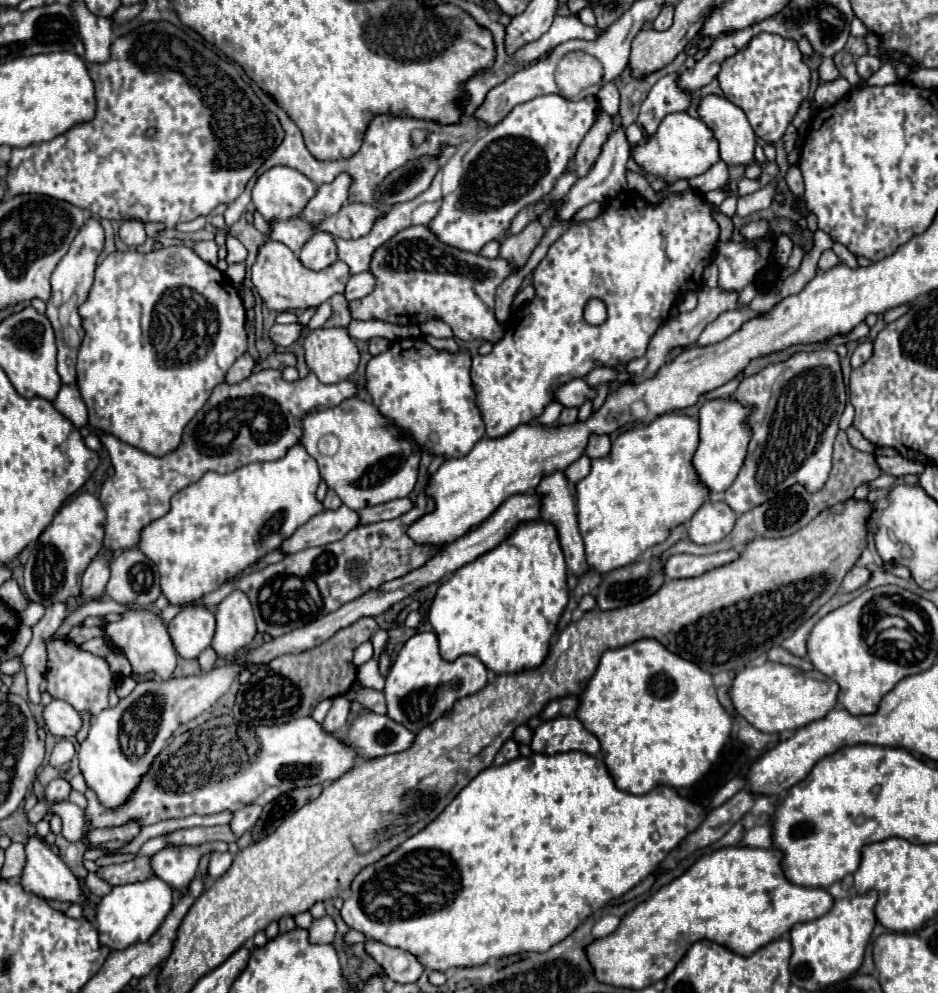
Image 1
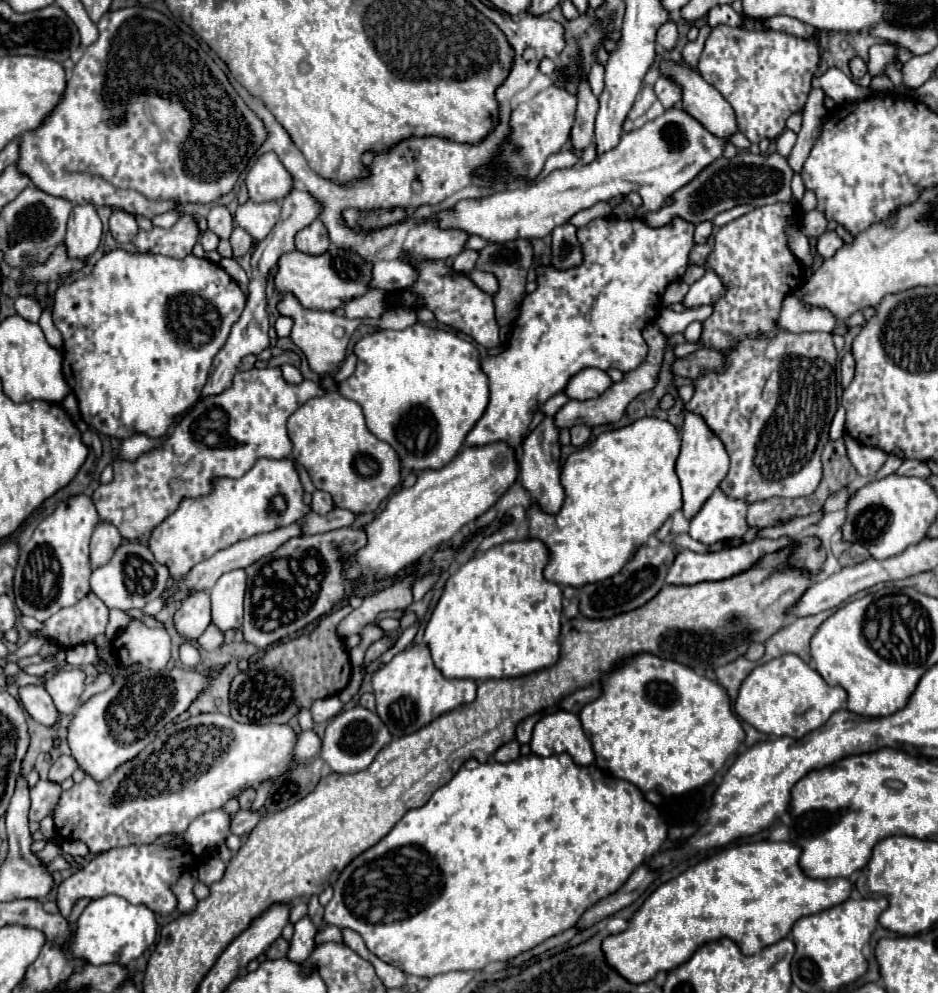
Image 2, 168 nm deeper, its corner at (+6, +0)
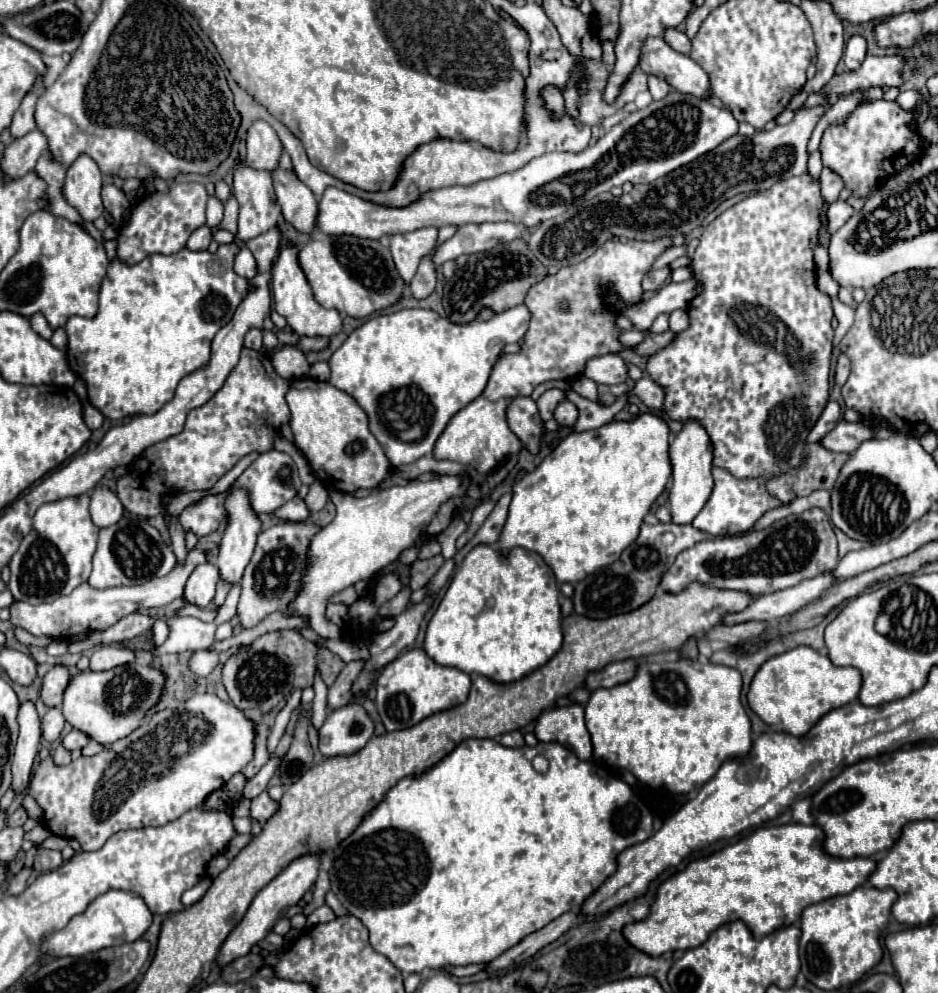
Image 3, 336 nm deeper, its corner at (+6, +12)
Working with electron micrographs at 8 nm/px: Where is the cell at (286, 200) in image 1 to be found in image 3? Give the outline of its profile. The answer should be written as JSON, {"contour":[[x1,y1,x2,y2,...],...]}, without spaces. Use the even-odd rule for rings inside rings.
{"contour":[[256,120,246,134,246,162,254,170,272,172,278,166,278,158,282,152,282,142,278,142,278,134,274,134,272,126]]}

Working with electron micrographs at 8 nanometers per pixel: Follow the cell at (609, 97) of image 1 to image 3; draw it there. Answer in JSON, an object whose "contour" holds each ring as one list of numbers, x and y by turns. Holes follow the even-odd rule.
{"contour":[[586,34,586,36,582,36,582,42,580,42,580,46,582,46,582,54,584,56,590,56,590,58,600,58,600,44,598,44,598,40,592,36,592,34]]}

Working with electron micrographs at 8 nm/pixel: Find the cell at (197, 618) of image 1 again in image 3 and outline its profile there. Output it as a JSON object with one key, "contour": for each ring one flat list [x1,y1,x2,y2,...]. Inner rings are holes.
{"contour":[[208,560,204,564,198,564,190,578,186,580,184,586,184,598,190,604,196,604,200,608,210,606,214,594,216,594,216,584,218,584,218,568]]}

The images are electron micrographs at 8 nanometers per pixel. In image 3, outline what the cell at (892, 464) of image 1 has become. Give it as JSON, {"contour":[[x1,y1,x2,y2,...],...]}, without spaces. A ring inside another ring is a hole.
{"contour":[[840,420,836,424,836,428,830,430,826,436,822,436,818,442,820,442,820,446,824,446,830,452,852,454,860,446,860,442,870,440,870,438,874,438,874,434,860,422,850,424,850,422]]}

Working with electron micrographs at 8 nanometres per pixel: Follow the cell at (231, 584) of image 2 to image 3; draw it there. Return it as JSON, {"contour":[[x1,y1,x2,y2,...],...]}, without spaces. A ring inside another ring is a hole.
{"contour":[[232,488,226,496,226,516,228,516,228,524,224,528,224,536,220,542,220,552,216,556,216,566,220,570,220,578,228,580,232,584,236,584,238,580,242,580,244,568,252,558,254,546,256,546,256,538,258,532,262,528,262,522,258,518,258,514,254,514,254,508,250,506,250,494,246,488]]}

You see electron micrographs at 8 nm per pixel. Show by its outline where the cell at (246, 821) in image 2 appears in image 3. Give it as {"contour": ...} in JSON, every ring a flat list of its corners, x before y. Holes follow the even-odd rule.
{"contour":[[262,792,260,796,256,796,256,798,252,800,250,816,252,816,254,820,258,820,260,824,266,824,278,808,280,808,280,802,272,800,272,798,268,796,268,792]]}

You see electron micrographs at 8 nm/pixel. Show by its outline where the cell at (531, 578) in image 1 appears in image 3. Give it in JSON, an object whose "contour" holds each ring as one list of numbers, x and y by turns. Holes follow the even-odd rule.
{"contour":[[476,546,466,558,464,562,460,564,460,568,456,570,440,606,436,608,434,616,430,618,428,622,428,628,426,628,426,640,424,640,424,652,434,660,438,662,440,666,452,666,452,668,458,668,466,674,482,674,486,678,490,678,492,682,516,682,520,678,524,678,526,674,530,674,532,670,536,670,538,666,544,666,562,646,562,628,560,628,560,620,562,620,562,614,560,614,560,602,558,602,558,596,560,596,560,590,558,590,558,582,550,570,550,566,538,558,538,554,530,552,530,550,524,550,524,548,514,548,510,550,508,558,502,558,502,554,498,550,492,550,490,546]]}

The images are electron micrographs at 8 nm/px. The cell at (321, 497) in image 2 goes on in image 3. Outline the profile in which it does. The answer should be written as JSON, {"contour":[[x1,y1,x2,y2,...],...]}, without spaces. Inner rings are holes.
{"contour":[[316,480,310,486,310,492,308,492,308,496,306,496,304,502,306,502,306,506,308,506,310,512,318,512,318,510,322,510,326,506,326,502,328,502,328,490,322,486,320,480]]}

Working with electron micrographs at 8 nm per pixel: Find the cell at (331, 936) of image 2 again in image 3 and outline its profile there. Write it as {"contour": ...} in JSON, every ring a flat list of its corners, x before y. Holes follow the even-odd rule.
{"contour":[[320,906,320,908,316,908,310,916,308,916,308,924,306,926,316,926,316,924,322,924,322,922,330,922,330,920,334,920,336,918,336,914,332,912,332,908,330,906]]}

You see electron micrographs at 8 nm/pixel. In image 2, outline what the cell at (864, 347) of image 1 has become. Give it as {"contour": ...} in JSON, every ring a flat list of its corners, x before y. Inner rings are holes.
{"contour":[[846,352,844,358,842,358,842,384,844,384,844,388,846,388,846,386,852,382,852,378,854,378,854,366,856,366,856,362,854,362,852,352]]}

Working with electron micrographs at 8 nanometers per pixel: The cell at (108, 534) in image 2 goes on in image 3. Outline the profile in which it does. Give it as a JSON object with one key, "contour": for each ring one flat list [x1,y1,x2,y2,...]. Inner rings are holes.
{"contour":[[96,486,90,492,90,516,96,526,112,526,122,518,124,506,108,486]]}

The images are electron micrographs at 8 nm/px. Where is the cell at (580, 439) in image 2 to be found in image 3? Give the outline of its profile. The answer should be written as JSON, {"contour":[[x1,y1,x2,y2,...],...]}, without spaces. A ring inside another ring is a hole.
{"contour":[[564,398,554,410,554,420,564,428,572,426,576,422,576,418,578,418,578,408,568,398]]}

